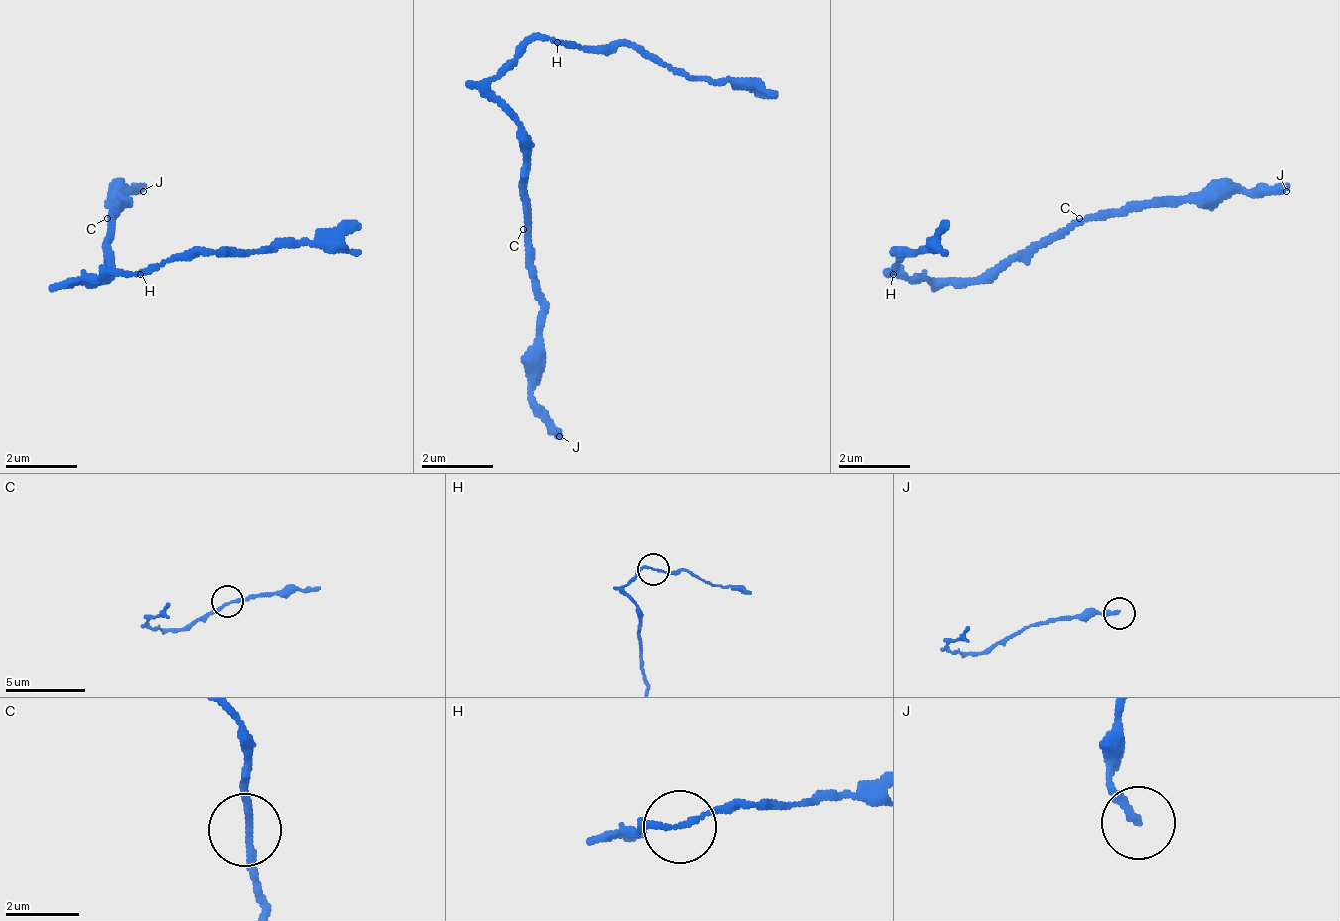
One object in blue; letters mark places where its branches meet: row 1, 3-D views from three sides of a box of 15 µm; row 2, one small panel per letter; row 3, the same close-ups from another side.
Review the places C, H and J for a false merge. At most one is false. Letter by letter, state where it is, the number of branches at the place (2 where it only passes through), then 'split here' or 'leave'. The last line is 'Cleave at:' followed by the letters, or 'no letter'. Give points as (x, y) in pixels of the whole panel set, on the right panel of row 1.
C: (1079, 218) | 2 | leave
H: (893, 274) | 2 | leave
J: (1286, 191) | 1 | leave
Cleave at: no letter

